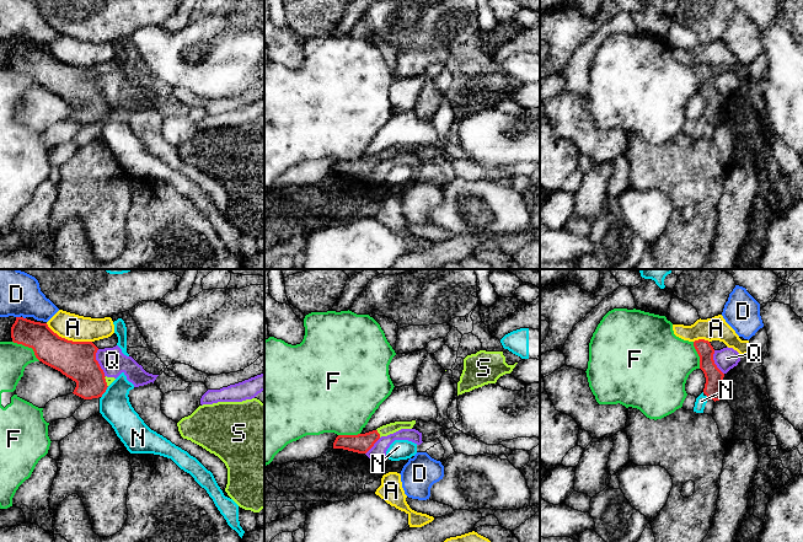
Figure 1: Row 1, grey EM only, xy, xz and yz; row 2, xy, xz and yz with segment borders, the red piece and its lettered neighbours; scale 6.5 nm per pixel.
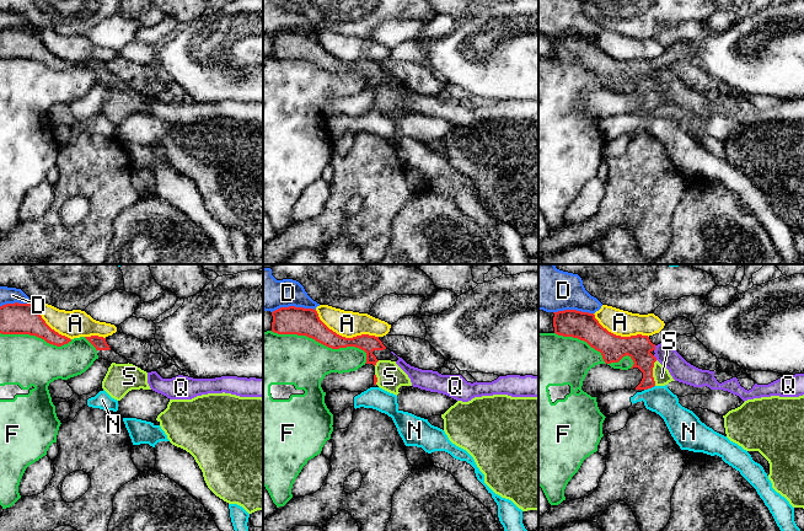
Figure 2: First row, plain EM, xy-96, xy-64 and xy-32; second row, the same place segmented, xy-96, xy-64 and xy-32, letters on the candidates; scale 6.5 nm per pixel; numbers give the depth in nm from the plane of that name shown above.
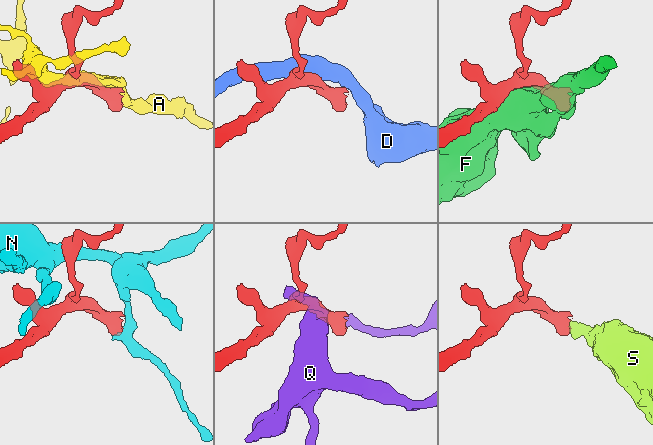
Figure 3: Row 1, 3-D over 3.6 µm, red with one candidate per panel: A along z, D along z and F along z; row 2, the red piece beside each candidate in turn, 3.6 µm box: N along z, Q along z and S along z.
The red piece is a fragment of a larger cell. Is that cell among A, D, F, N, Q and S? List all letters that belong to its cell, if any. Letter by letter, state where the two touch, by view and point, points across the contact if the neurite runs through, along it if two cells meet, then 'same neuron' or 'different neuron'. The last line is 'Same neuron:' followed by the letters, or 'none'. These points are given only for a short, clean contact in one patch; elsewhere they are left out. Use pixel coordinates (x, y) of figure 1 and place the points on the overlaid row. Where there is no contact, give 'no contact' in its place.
A: contact xy (69, 341); different neuron
D: contact xy (19, 317); border xy (16, 316), (20, 317); different neuron
F: contact xy (28, 347); different neuron
N: contact xy (105, 391); border xy (108, 386), (101, 397); different neuron
Q: contact xy (97, 363); border xy (97, 349), (96, 360), (105, 376); different neuron
S: contact xz (378, 433); way xz (362, 443), (378, 433), (391, 428); same neuron
Same neuron: S

